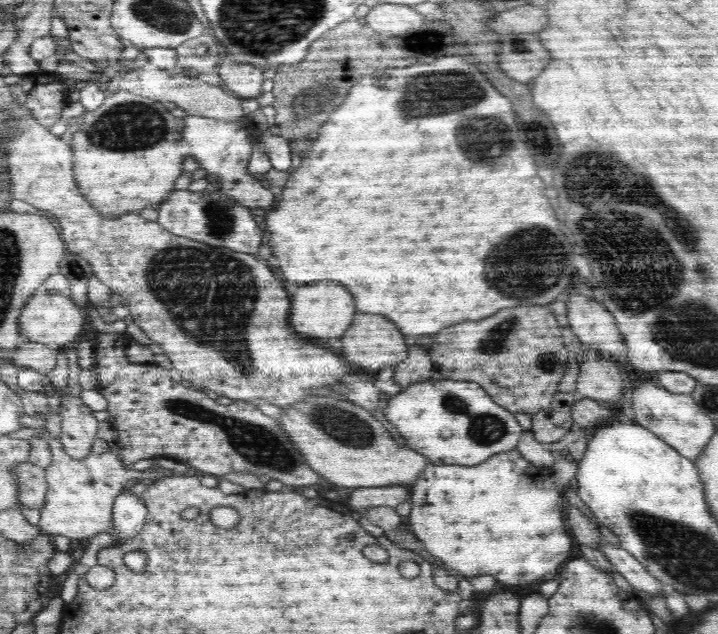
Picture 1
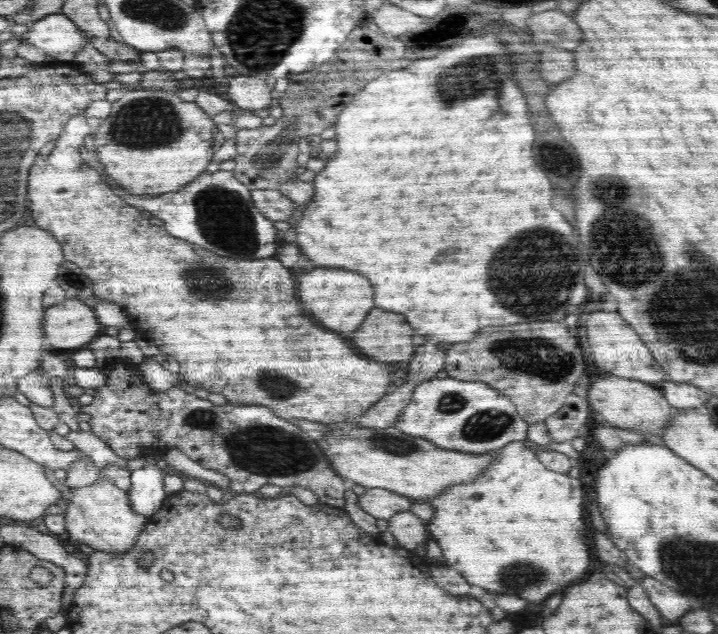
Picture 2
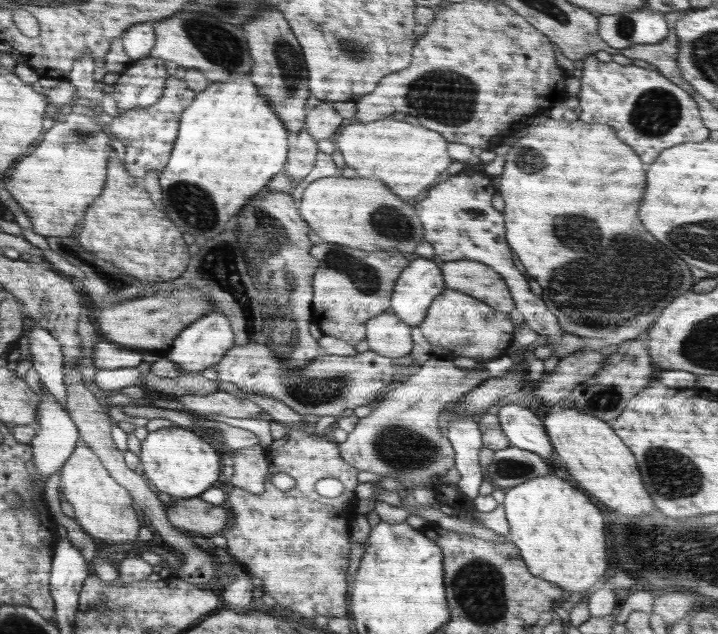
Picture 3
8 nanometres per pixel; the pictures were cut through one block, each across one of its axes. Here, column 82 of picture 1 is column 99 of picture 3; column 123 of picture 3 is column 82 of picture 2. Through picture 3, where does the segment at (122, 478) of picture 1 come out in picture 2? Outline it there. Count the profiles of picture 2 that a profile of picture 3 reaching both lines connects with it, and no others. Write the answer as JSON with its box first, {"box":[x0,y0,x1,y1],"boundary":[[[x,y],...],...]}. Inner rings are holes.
{"box":[64,479,148,555],"boundary":[[[99,479],[92,486],[71,489],[64,512],[65,530],[72,539],[92,547],[94,551],[112,555],[128,554],[134,548],[138,536],[144,532],[148,519],[132,511],[126,492],[118,489],[112,481],[104,479]]]}

